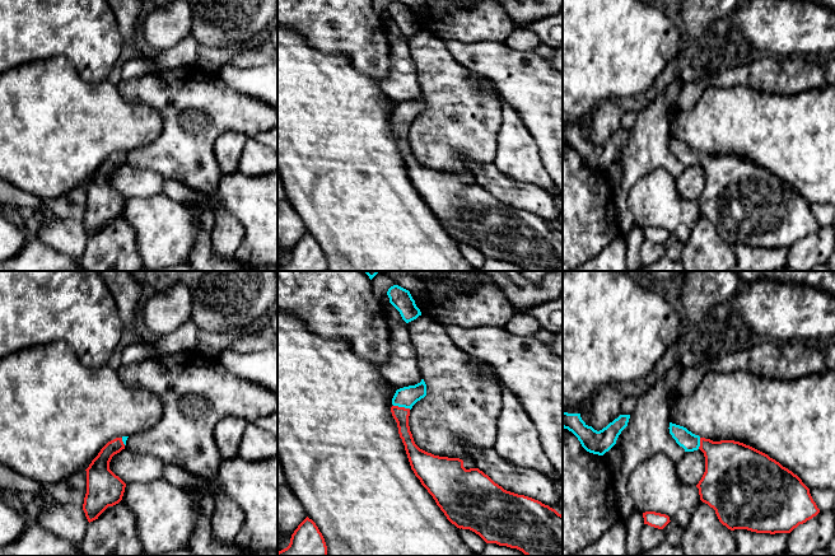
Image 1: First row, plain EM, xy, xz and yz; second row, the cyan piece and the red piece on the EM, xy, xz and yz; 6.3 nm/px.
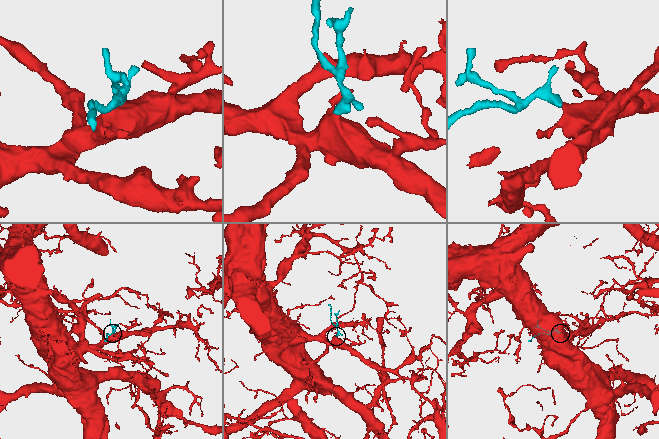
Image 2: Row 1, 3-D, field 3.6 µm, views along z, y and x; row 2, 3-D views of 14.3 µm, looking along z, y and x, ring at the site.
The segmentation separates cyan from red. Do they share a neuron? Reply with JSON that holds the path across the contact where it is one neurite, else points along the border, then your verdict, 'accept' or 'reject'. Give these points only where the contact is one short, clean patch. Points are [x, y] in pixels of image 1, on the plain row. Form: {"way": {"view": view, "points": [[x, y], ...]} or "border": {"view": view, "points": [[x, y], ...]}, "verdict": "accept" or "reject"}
{"way": {"view": "xz", "points": [[406, 112], [402, 121], [401, 130]]}, "verdict": "accept"}

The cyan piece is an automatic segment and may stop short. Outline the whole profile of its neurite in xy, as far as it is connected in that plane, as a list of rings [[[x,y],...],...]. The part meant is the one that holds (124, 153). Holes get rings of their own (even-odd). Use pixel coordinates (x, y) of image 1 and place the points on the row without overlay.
[[[129,151],[108,156],[92,176],[87,186],[87,209],[83,225],[88,237],[122,215],[126,198],[109,184],[112,172],[125,164]]]

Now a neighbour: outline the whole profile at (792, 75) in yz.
[[[752,56],[746,62],[723,65],[705,80],[684,83],[677,109],[690,111],[701,93],[712,85],[747,85],[759,92],[778,95],[796,95],[826,85],[824,67],[804,56]]]

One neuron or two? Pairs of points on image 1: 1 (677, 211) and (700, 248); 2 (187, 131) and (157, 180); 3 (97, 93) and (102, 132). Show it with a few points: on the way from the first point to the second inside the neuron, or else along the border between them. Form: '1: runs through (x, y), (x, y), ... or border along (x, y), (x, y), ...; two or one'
1: runs through (682, 220), (700, 239); one
2: border along (131, 167), (159, 172), (167, 180); two
3: runs through (97, 103), (97, 122); one

